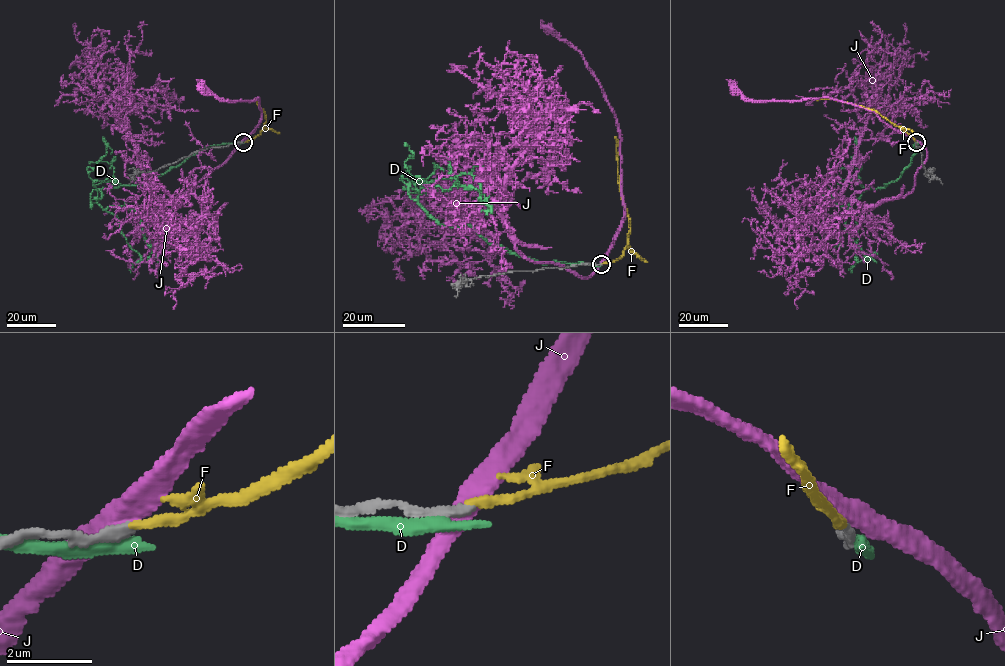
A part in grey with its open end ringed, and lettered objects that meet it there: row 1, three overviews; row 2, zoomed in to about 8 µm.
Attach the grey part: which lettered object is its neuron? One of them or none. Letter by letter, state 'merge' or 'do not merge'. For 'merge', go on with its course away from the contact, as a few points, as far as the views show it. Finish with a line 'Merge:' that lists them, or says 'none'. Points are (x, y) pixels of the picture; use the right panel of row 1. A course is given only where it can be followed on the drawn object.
D: do not merge
F: merge; course (916, 142), (909, 133), (875, 111), (834, 99), (816, 100)
J: do not merge
Merge: F

